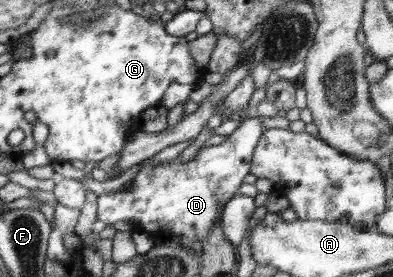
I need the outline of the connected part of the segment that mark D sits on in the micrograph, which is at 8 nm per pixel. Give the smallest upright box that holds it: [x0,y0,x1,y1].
[97,114,263,241]

